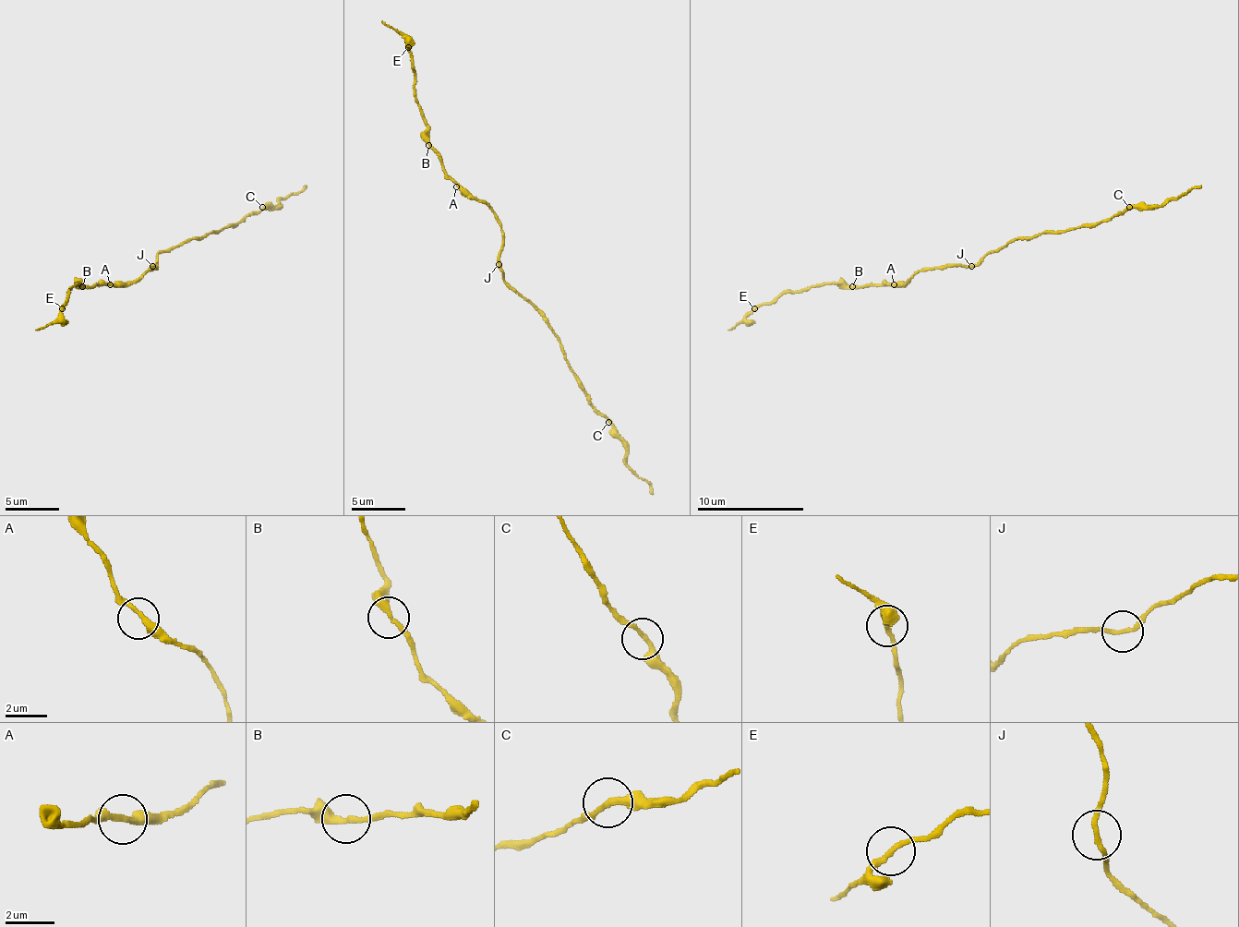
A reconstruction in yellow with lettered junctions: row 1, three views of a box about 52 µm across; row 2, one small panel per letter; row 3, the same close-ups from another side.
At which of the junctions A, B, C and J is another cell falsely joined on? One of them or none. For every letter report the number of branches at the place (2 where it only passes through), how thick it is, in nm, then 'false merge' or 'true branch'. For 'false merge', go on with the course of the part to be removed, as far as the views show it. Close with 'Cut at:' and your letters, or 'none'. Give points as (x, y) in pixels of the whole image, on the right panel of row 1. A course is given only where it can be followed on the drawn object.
A: 2 branches meet; 280 nm thick; true branch
B: 2 branches meet; 280 nm thick; true branch
C: 2 branches meet; 240 nm thick; true branch
J: 2 branches meet; 190 nm thick; true branch
Cut at: none

